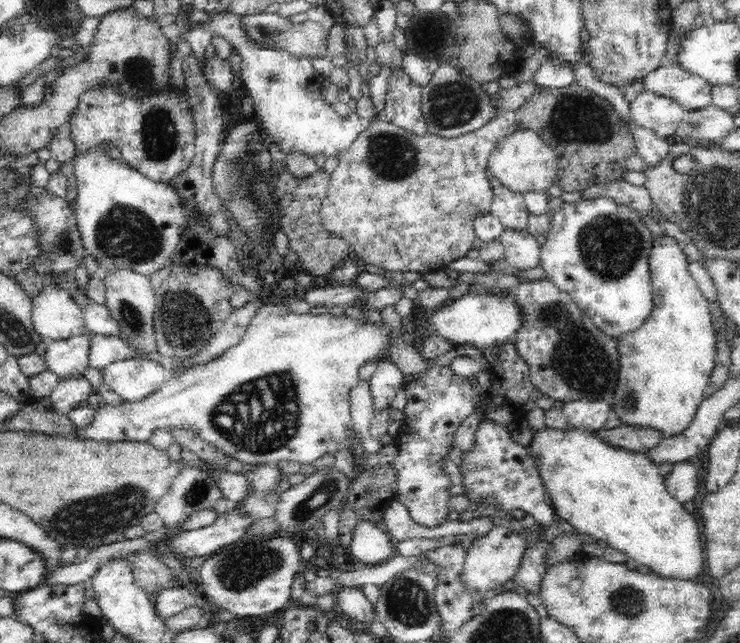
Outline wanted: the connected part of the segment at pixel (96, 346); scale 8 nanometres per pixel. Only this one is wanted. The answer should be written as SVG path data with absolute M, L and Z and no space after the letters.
M91 336L91 350L89 356L89 366L96 370L104 370L108 364L118 360L132 359L132 348L123 341L112 336Z

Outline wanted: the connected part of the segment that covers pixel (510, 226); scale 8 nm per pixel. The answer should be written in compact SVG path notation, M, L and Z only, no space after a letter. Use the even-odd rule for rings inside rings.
M489 172L487 174L488 178L491 179L493 190L491 214L502 221L505 230L527 232L528 218L531 215L527 210L524 198L517 192L501 185Z

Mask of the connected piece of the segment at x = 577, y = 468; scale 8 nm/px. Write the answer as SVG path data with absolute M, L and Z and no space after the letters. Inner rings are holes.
M575 427L568 430L568 432L553 430L551 428L540 430L535 436L533 436L532 442L530 442L528 448L529 452L532 454L532 458L534 458L535 466L540 474L540 478L542 478L542 482L546 485L546 493L548 494L547 498L551 502L554 514L567 521L572 528L580 533L593 536L598 539L598 541L606 541L612 549L626 554L626 557L630 558L630 560L634 560L636 564L648 566L652 573L656 574L658 577L676 581L713 584L708 579L703 582L703 578L704 576L706 577L707 573L707 562L706 558L704 558L704 542L702 542L702 536L700 536L700 526L698 526L698 522L696 522L693 512L688 512L683 507L682 503L676 500L667 491L665 486L665 477L660 474L658 466L652 464L652 462L645 458L645 453L628 452L627 450L612 448L611 446L597 440L593 431Z

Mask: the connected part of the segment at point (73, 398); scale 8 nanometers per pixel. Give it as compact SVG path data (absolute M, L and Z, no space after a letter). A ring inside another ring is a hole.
M76 375L72 378L60 379L60 382L49 394L52 410L66 414L72 408L88 400L92 389L92 384L83 375Z

